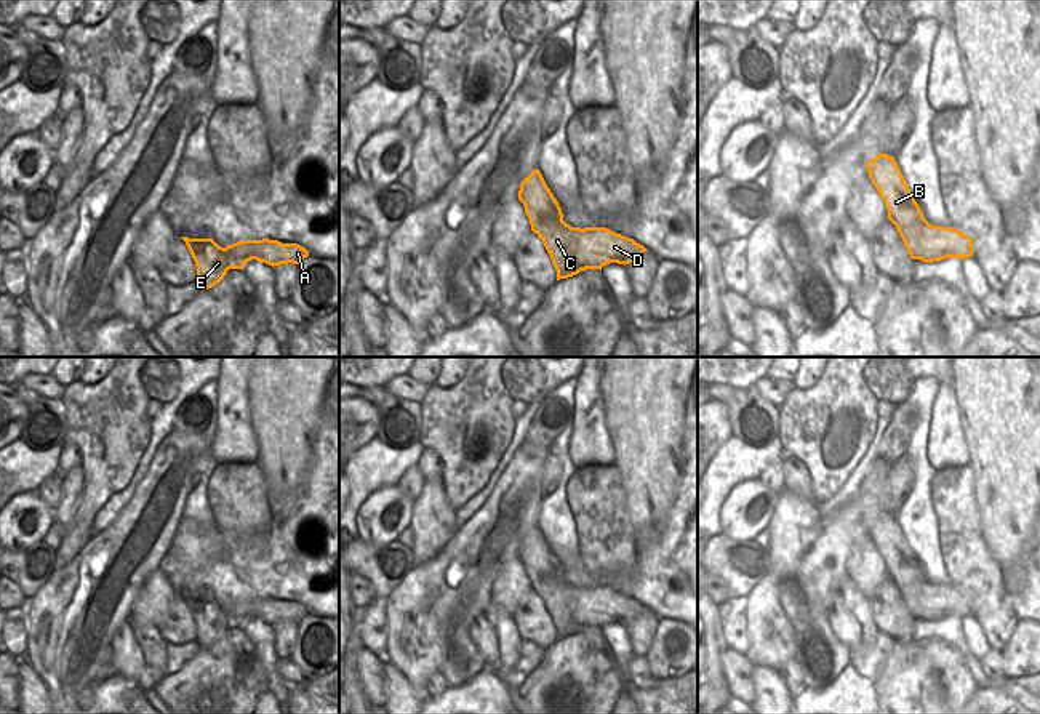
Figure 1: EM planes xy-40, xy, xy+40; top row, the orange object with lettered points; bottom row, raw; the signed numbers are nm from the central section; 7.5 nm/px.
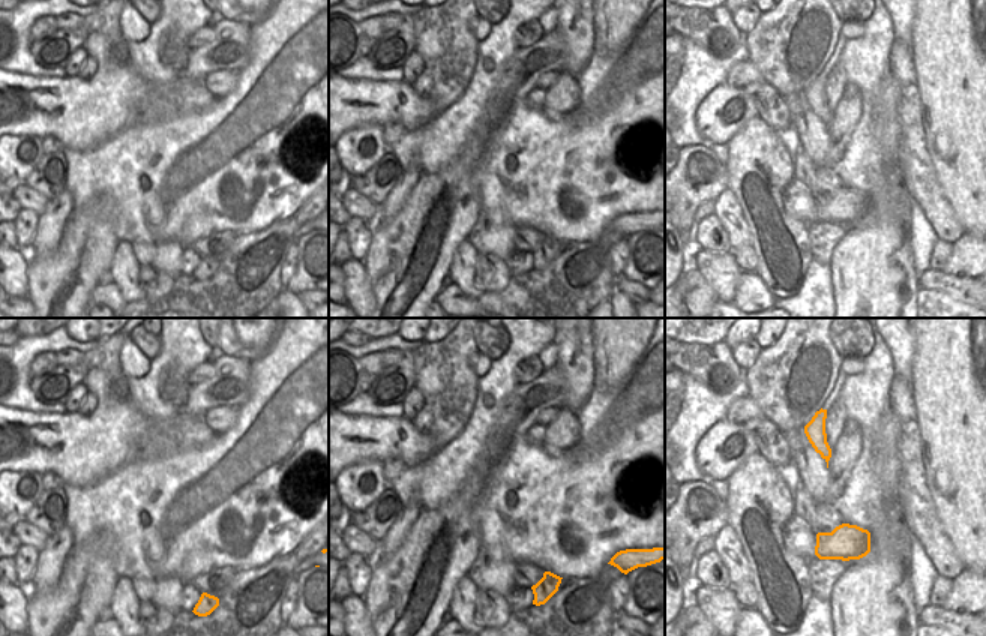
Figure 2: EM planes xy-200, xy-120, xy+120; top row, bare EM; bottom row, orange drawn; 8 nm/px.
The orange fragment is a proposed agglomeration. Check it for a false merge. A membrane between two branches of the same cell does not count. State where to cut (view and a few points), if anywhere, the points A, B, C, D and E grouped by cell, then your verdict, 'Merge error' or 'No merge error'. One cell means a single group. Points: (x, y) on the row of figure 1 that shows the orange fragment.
Split along xy+40 (895, 223), (919, 226), (908, 244), (933, 260). Groups: A C D / B E. Merge error.

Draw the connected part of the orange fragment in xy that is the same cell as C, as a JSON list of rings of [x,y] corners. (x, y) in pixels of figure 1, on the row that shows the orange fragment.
[[[531,224],[531,231],[542,240],[550,259],[565,259],[566,251],[586,269],[600,269],[610,263],[629,264],[645,251],[634,239],[616,234],[606,227],[584,227],[574,247],[568,247],[570,232],[562,226]]]

